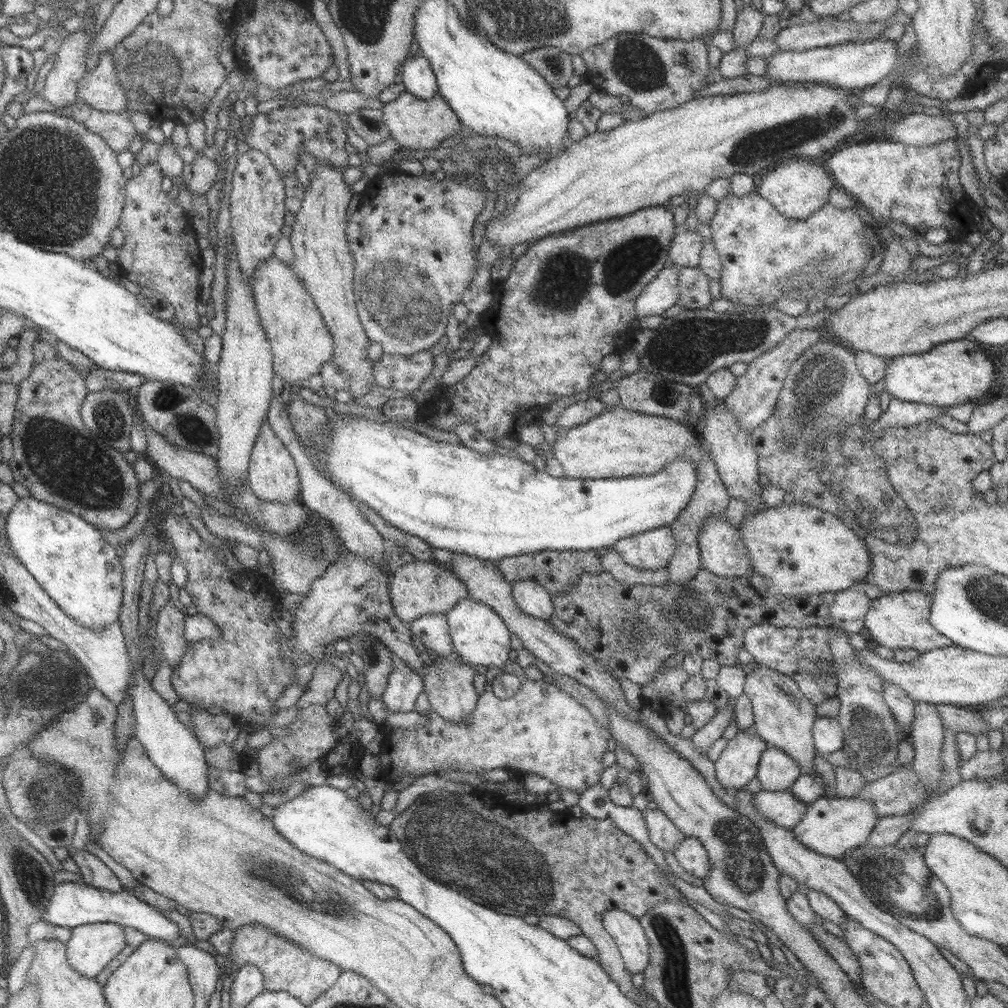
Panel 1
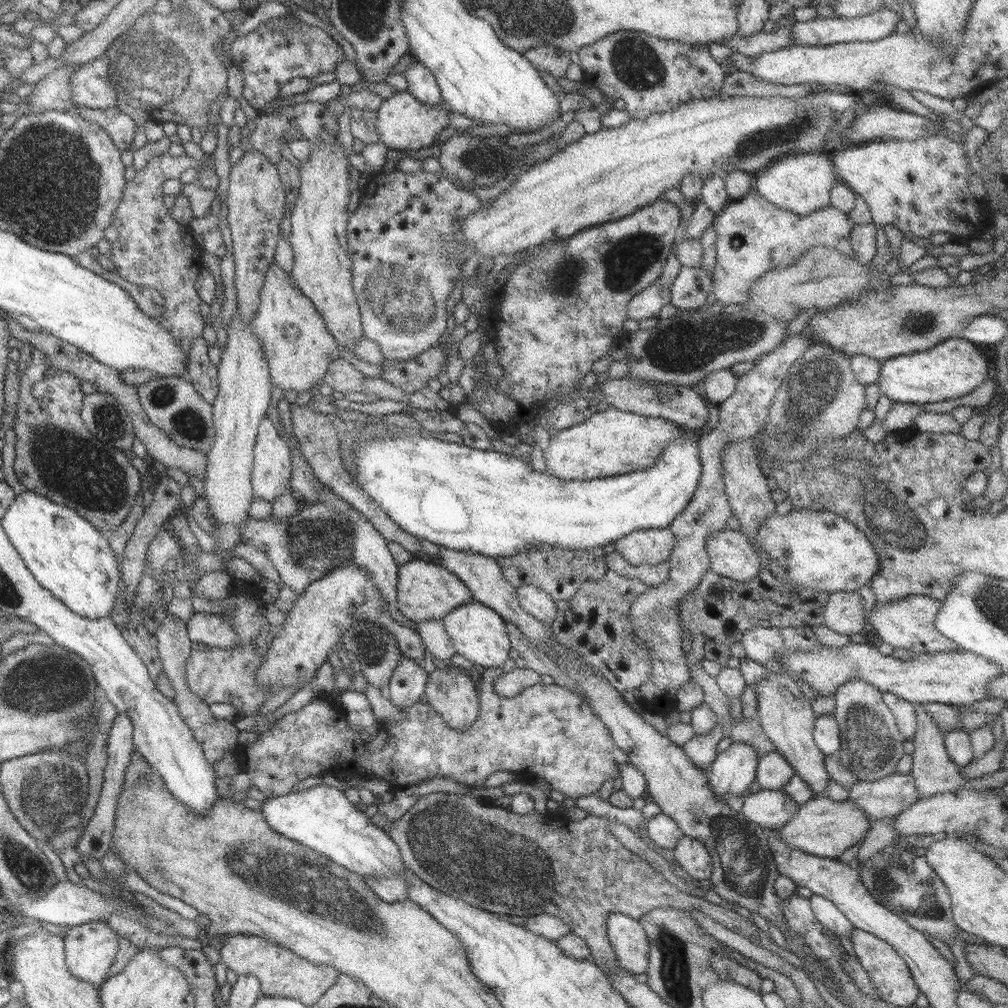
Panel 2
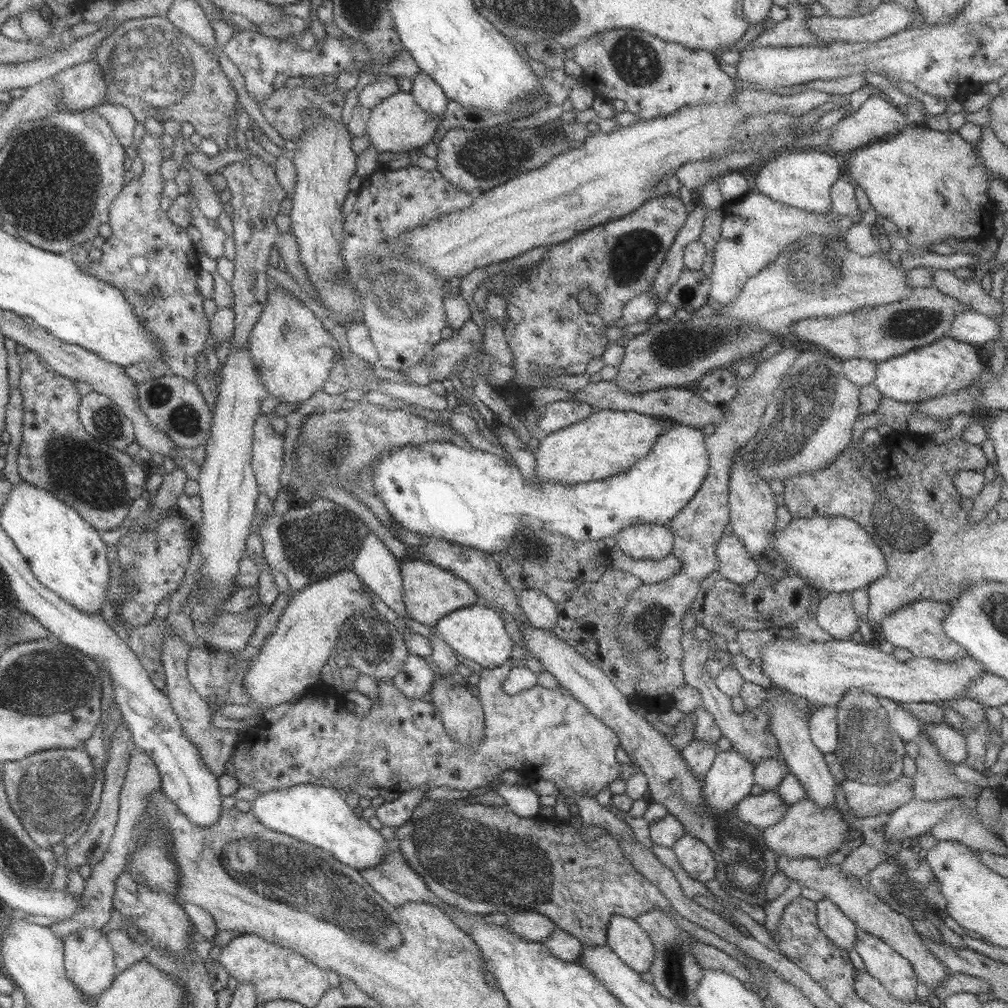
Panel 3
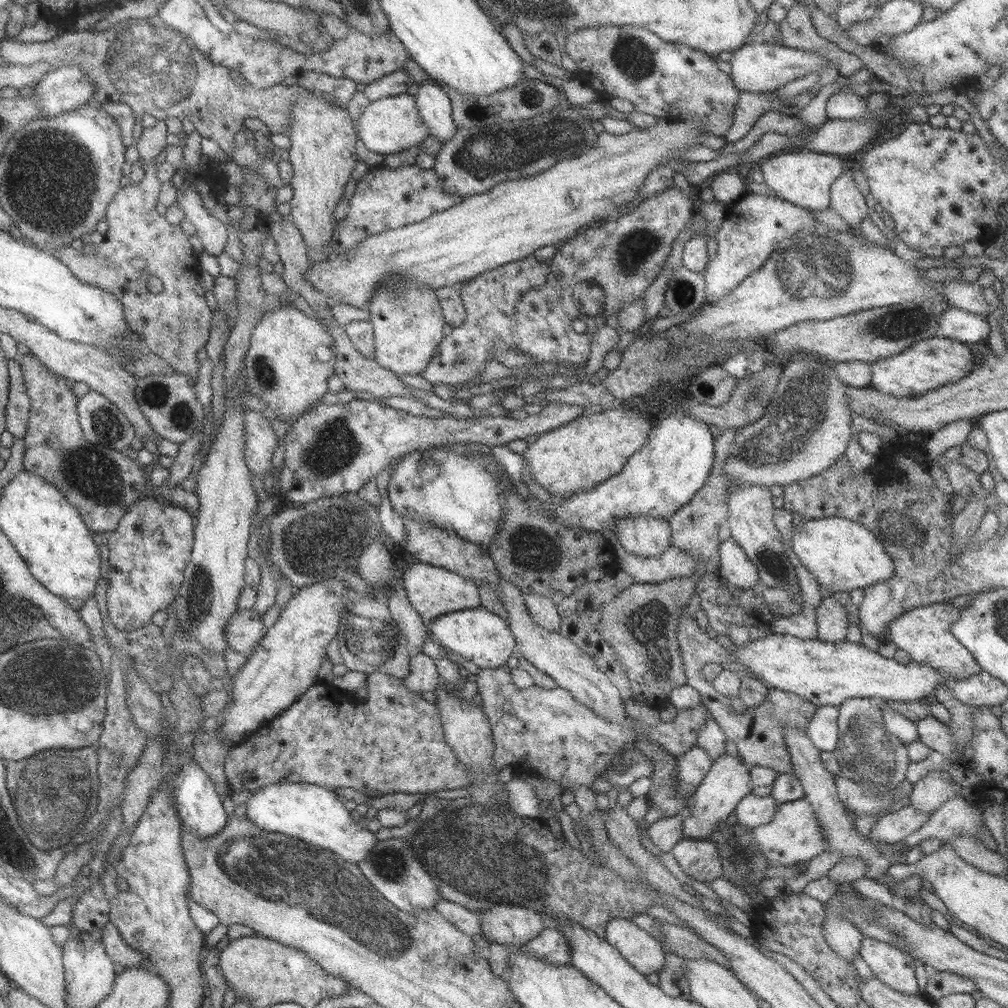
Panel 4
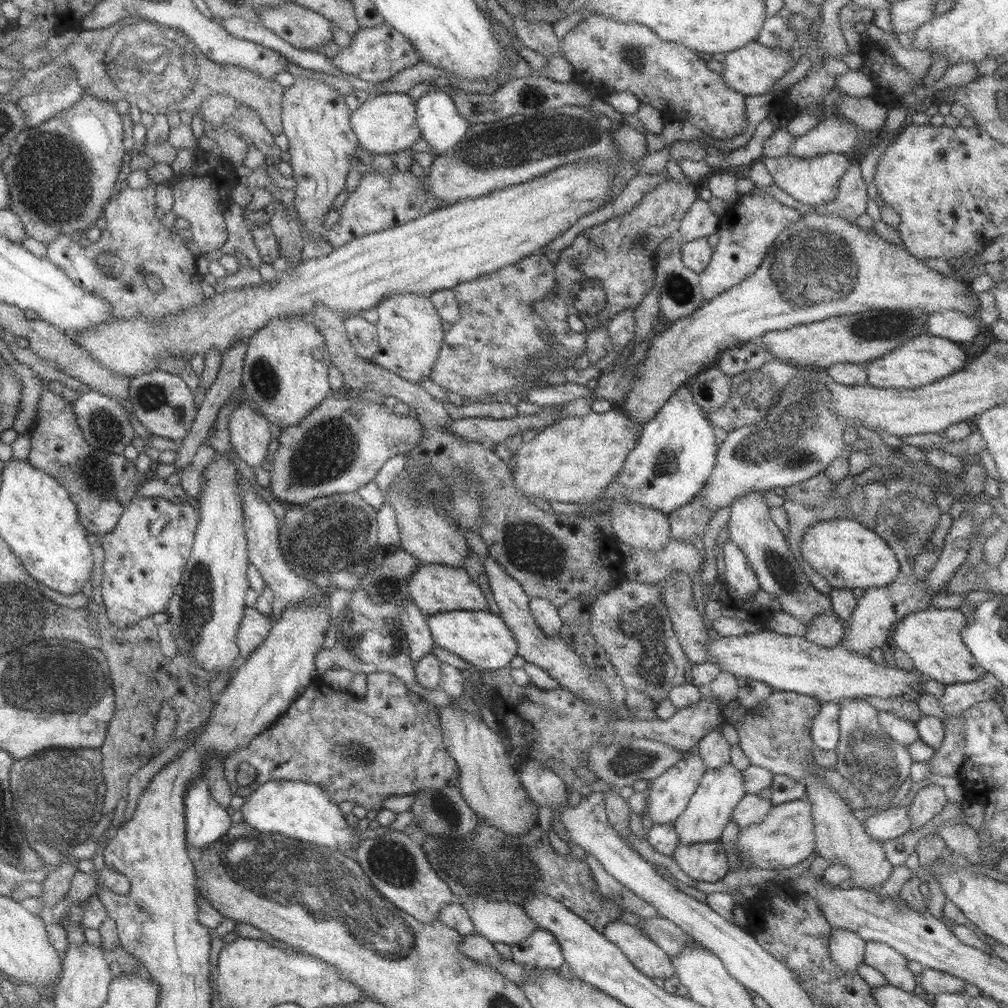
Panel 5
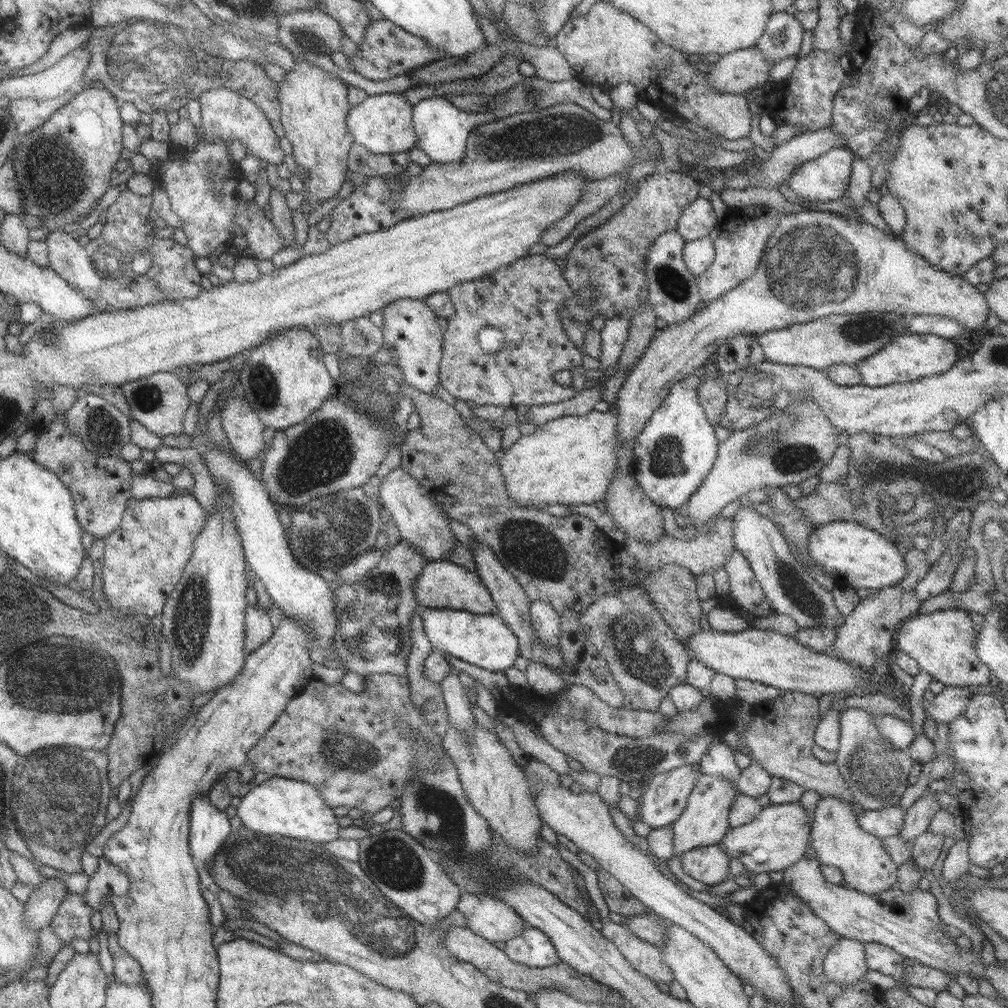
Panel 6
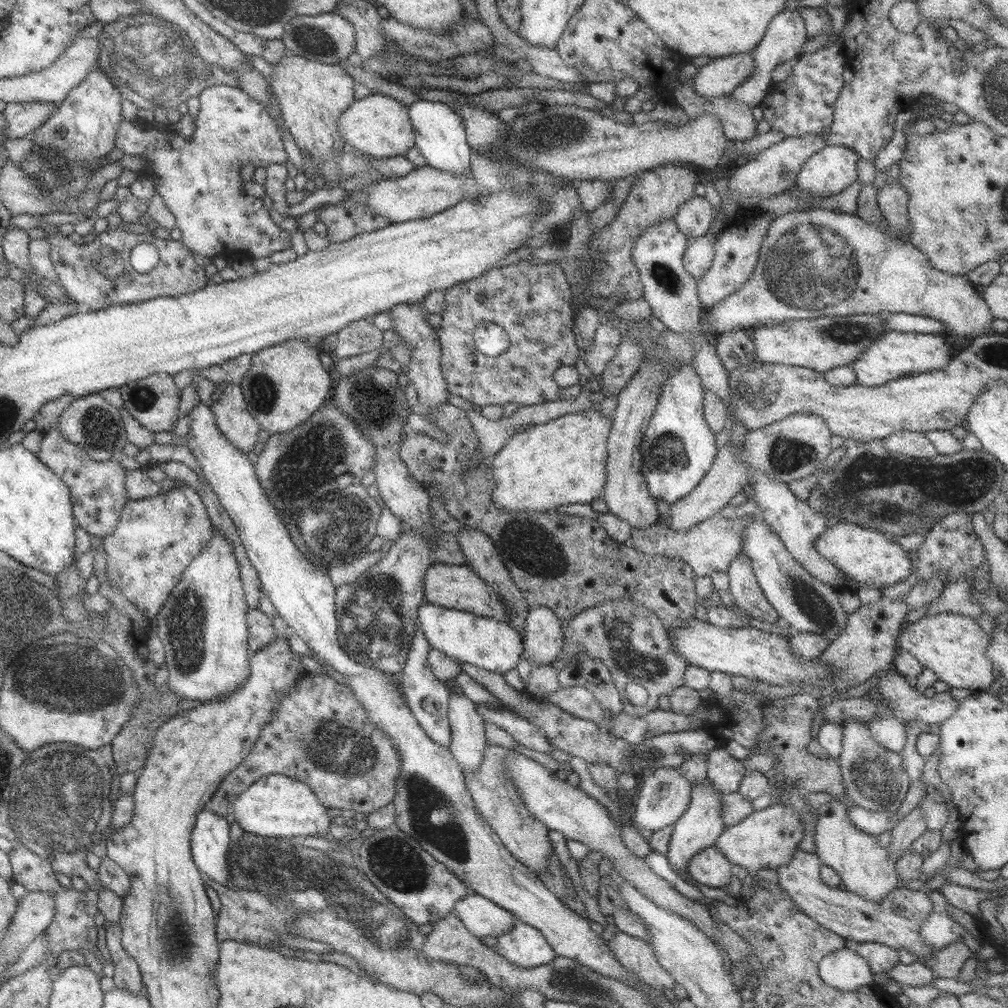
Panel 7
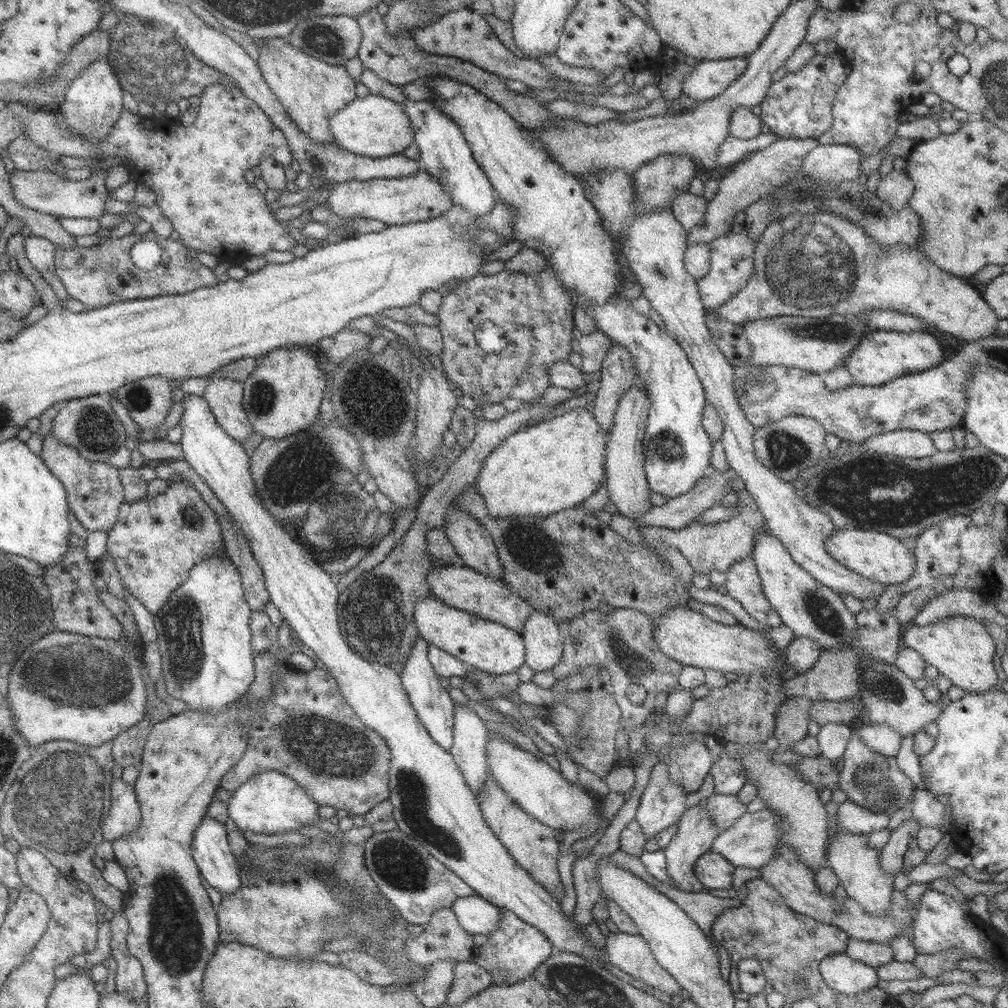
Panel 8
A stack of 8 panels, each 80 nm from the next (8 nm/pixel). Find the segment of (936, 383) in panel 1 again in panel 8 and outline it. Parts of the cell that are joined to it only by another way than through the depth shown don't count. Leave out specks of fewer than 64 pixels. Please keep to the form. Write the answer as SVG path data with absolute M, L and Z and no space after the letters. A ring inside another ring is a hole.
M871 330L861 343L845 359L844 366L852 374L856 385L880 386L898 377L924 372L943 361L940 340L924 330L894 332L890 330Z

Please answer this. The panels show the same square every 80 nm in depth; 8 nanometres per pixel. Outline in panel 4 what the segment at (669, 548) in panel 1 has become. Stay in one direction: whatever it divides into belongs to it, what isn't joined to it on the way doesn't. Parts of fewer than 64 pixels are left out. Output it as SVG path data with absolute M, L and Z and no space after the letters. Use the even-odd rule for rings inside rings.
M653 516L617 518L613 531L618 542L630 555L654 558L671 547L671 528L668 519Z

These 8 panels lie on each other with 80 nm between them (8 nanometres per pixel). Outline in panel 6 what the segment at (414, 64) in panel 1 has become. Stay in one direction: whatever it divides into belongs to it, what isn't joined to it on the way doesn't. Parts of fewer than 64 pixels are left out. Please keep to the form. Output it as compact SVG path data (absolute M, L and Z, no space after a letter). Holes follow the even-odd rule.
M432 96L420 100L413 108L414 128L417 134L417 144L430 160L436 164L448 164L462 160L467 149L467 138L470 131L478 124L487 124L499 119L492 111L468 113L454 106L449 99L443 96Z

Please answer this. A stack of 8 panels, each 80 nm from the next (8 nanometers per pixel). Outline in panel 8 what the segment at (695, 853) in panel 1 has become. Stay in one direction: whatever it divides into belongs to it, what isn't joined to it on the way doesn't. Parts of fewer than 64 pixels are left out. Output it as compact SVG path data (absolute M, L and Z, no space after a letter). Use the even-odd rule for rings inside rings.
M712 850L698 857L694 865L696 878L707 888L729 888L732 886L732 875L736 866L721 854Z

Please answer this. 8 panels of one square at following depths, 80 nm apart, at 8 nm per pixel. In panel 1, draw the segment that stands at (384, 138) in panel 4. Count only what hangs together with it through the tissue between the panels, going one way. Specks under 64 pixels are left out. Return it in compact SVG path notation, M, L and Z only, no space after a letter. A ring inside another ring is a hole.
M406 90L402 91L395 100L384 105L382 112L384 122L389 128L391 137L397 140L401 147L404 146L411 150L422 151L437 148L443 140L458 135L460 130L462 130L458 115L452 110L452 107L443 99L443 96L439 92L434 93L431 99L419 99Z

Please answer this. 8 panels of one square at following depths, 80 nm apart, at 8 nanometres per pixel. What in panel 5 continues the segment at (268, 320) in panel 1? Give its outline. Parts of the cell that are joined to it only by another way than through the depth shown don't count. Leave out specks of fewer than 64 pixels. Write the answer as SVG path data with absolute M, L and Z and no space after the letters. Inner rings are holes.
M302 316L272 319L247 342L241 385L247 398L260 407L260 414L278 426L294 426L332 394L328 383L325 336Z

